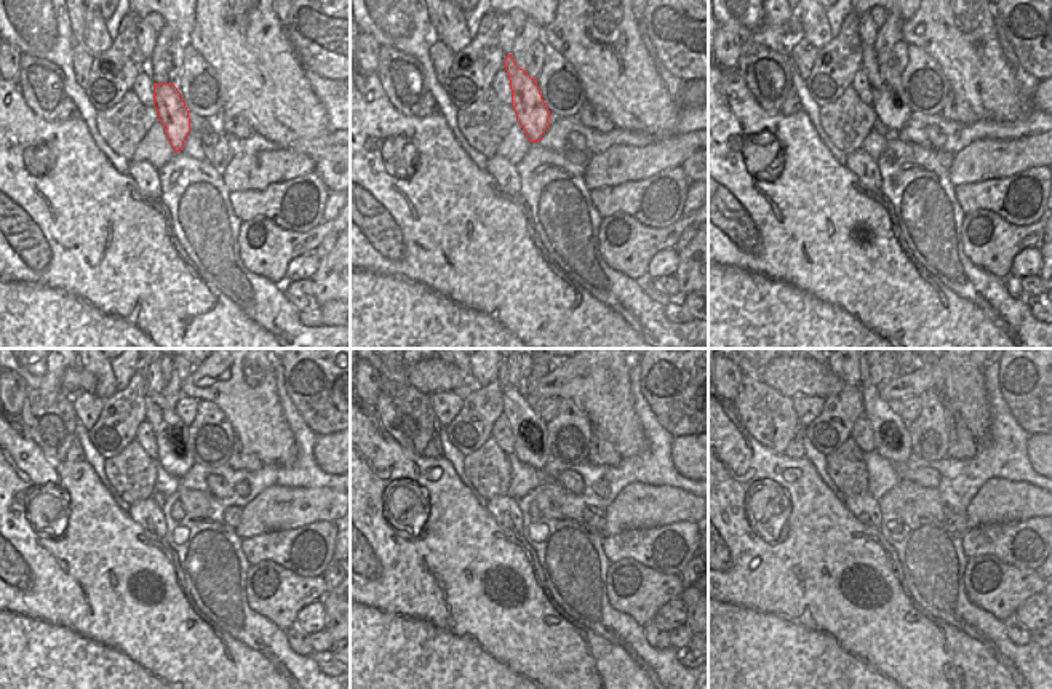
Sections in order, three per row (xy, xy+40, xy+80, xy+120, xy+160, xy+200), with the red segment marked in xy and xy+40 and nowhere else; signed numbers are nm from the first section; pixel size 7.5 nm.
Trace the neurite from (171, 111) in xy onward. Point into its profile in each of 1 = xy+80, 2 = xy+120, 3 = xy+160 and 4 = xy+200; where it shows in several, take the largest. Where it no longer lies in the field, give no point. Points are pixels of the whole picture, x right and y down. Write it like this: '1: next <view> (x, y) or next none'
1: next xy+80 (889, 101)
2: next xy+120 (173, 453)
3: next xy+160 (531, 438)
4: next xy+200 (892, 442)

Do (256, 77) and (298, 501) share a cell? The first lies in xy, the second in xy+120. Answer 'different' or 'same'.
different

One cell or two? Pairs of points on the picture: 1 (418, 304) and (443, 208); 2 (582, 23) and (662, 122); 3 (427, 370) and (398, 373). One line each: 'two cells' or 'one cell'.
1: one cell
2: one cell
3: two cells

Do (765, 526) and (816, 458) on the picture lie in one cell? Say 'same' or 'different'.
different

